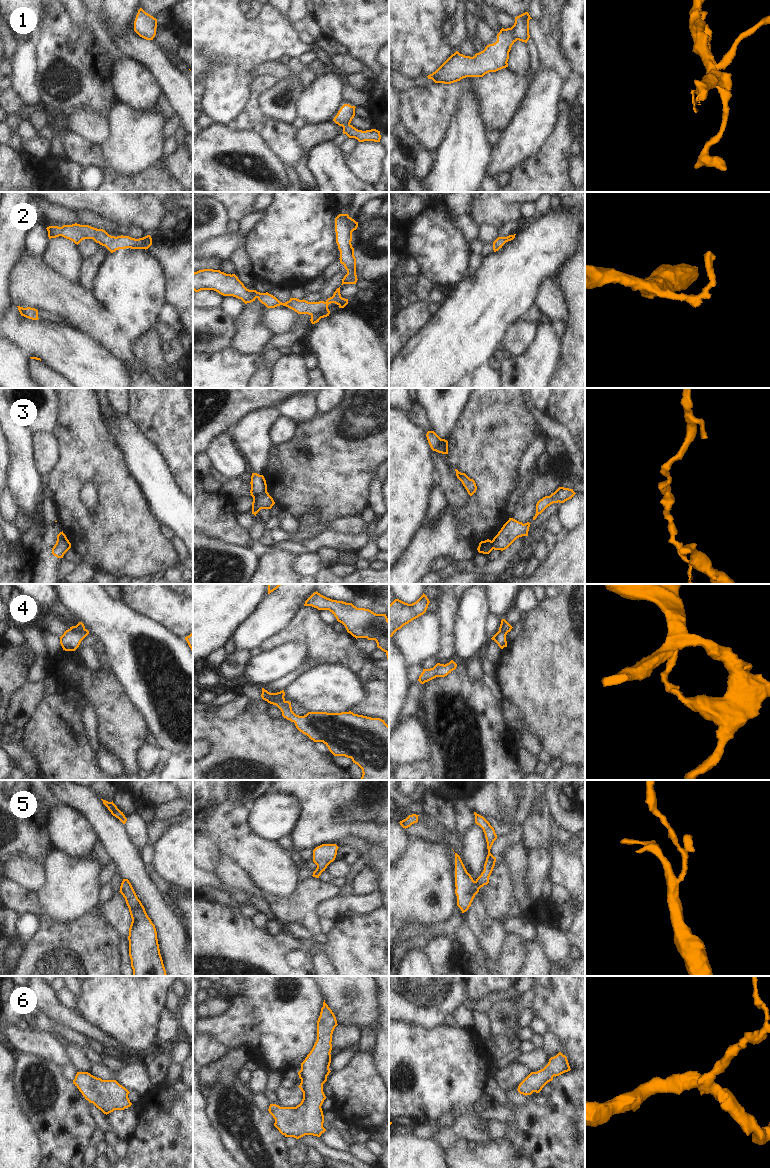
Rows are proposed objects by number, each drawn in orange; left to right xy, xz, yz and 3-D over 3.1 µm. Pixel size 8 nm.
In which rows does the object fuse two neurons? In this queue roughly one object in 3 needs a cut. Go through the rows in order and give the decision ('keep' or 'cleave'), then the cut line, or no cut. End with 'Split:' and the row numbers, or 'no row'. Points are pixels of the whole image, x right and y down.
1: keep; no cut
2: keep; no cut
3: cleave; cut in xz along (266, 490), (252, 496)
4: cleave; cut in xz along (283, 696), (267, 701)
5: keep; no cut
6: keep; no cut
Split: 3, 4

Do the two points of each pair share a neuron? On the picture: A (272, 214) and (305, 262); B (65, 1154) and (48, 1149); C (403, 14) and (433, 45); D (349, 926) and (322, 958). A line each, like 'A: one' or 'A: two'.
A: one
B: one
C: one
D: two

